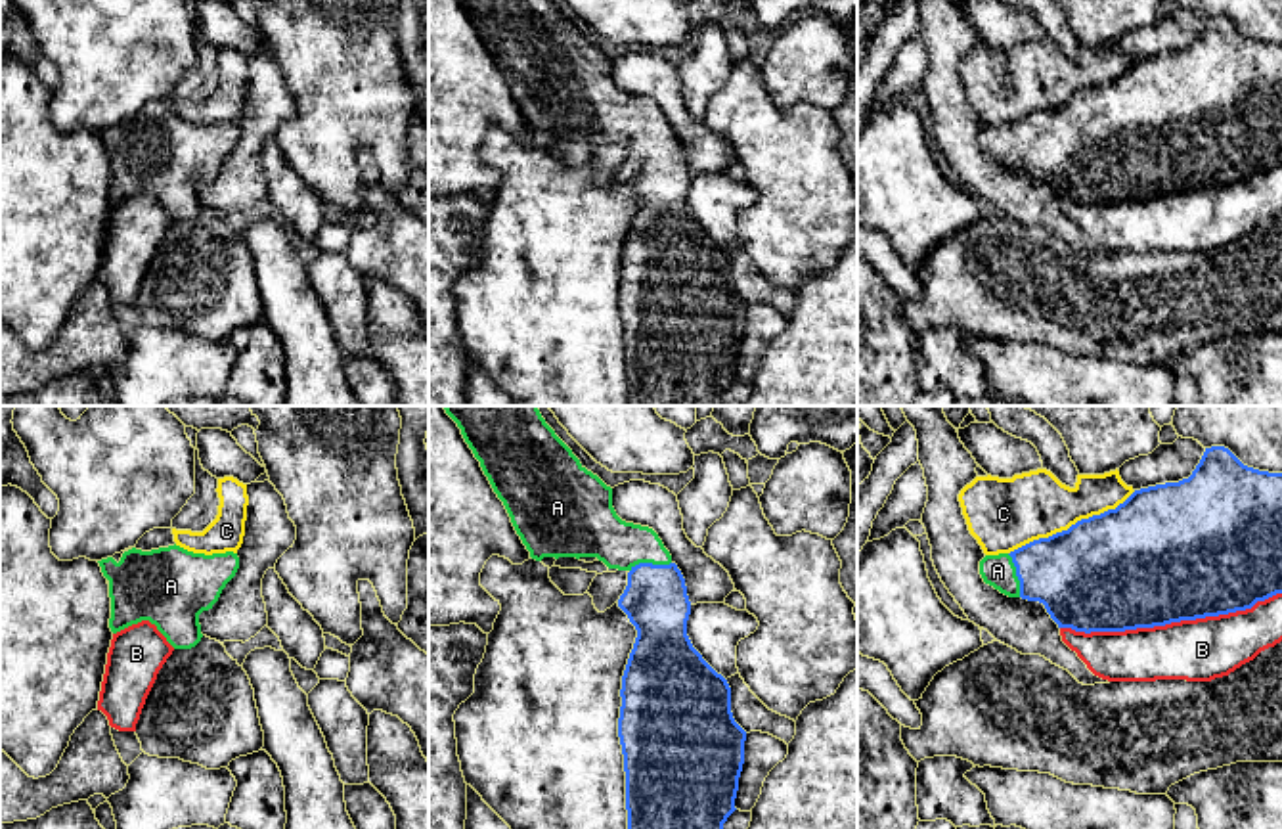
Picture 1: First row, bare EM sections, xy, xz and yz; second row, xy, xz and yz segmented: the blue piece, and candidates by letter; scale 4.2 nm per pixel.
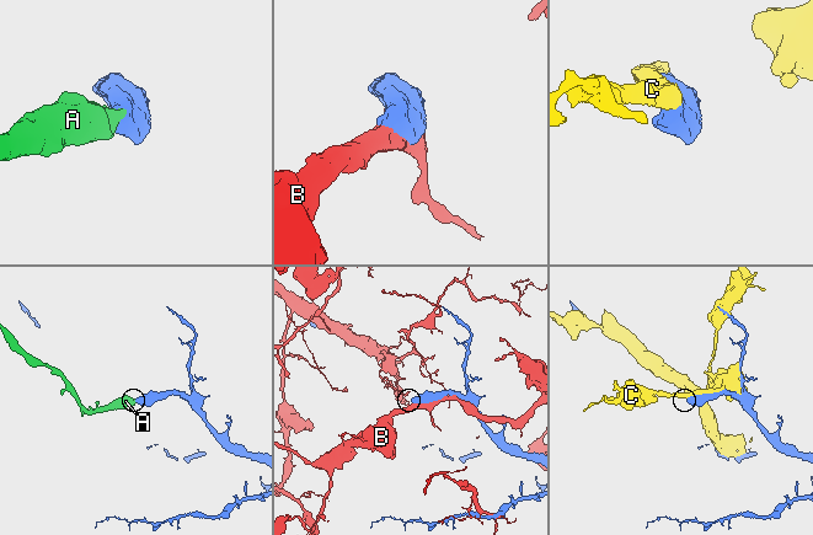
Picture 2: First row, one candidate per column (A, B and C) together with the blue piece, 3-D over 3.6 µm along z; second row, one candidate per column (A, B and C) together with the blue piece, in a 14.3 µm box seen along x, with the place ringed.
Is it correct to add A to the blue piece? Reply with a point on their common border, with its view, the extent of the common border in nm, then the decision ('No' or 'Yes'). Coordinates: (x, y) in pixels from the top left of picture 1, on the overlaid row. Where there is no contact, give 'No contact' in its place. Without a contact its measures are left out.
Touches blue at xz (649, 563). Shared border 180 nm. Yes

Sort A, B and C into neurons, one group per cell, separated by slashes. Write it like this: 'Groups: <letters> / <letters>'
Groups: A / B / C

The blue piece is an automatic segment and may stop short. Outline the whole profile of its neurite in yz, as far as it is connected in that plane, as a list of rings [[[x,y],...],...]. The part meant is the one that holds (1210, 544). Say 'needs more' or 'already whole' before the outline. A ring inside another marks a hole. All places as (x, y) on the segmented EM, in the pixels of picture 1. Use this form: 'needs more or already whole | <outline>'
needs more | [[[1205,448],[1188,479],[1135,490],[1116,509],[1068,530],[980,561],[985,584],[1008,597],[1045,605],[1058,628],[1125,632],[1251,609],[1282,594],[1282,473],[1244,465],[1228,448]]]

